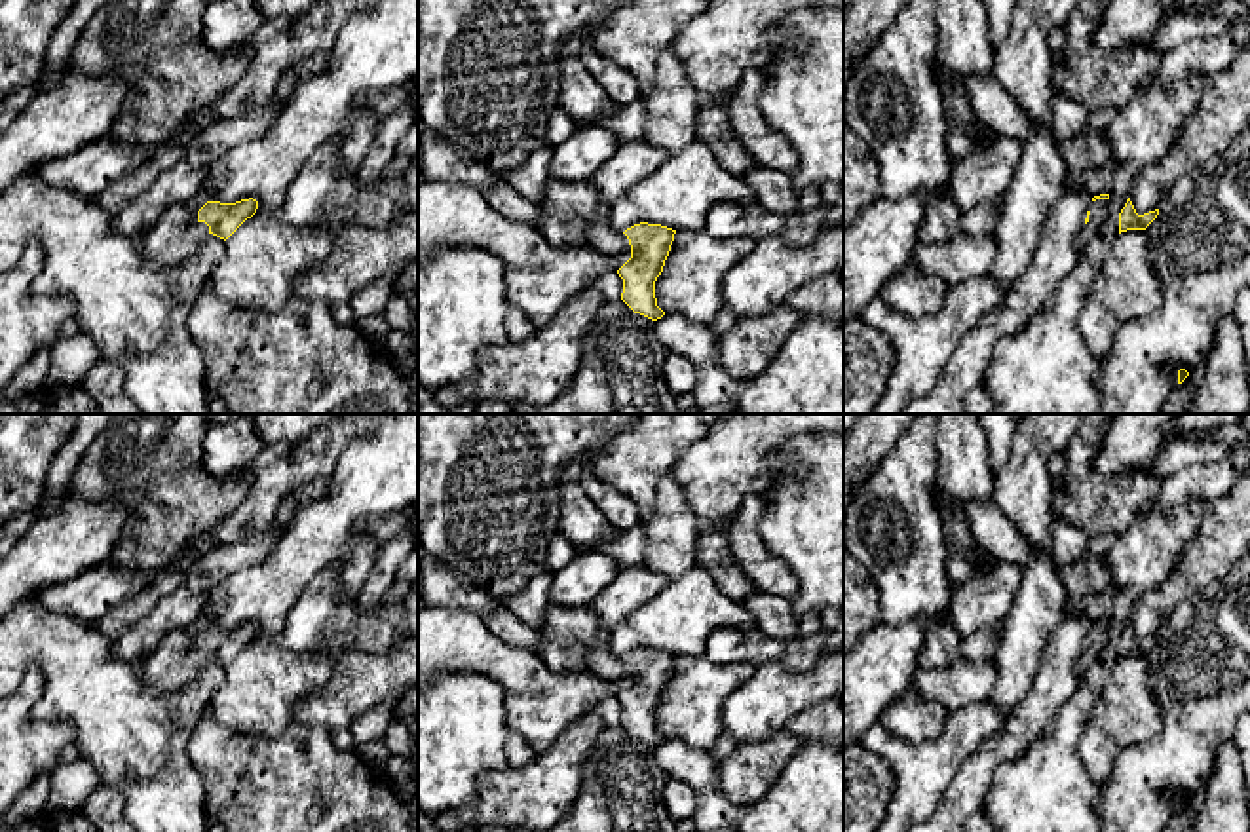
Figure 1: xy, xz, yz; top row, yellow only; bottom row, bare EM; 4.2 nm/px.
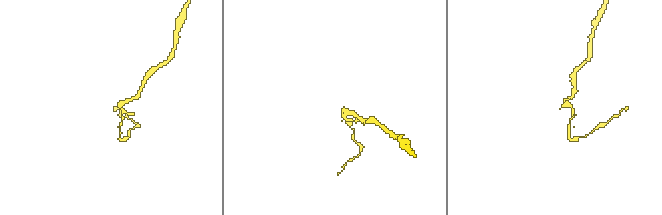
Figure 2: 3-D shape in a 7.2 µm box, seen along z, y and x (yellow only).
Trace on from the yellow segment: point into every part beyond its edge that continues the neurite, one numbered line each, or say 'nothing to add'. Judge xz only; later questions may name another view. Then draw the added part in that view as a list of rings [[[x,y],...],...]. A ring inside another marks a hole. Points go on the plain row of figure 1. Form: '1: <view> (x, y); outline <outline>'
1: xz (601, 661); outline [[[602,629],[587,650],[587,671],[597,678],[619,680],[631,676],[629,665],[623,657],[614,657],[610,652],[612,631]]]

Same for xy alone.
1: xy (173, 663); outline [[[186,629],[171,631],[142,663],[142,682],[156,691],[175,691],[192,682],[209,652]]]

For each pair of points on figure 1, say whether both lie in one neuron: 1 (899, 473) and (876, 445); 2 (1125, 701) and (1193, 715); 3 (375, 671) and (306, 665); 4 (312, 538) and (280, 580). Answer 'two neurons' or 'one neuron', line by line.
1: two neurons
2: two neurons
3: two neurons
4: one neuron

